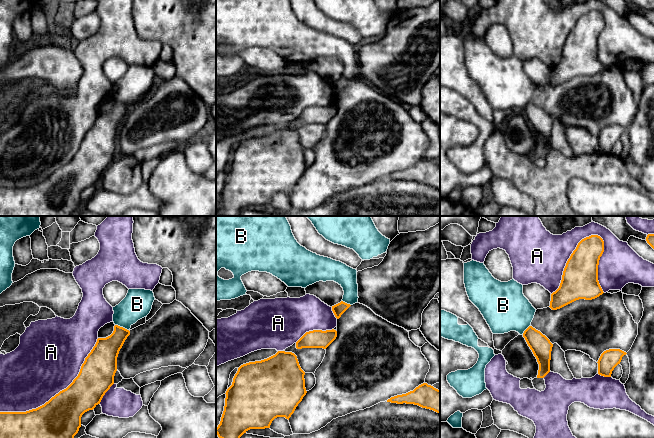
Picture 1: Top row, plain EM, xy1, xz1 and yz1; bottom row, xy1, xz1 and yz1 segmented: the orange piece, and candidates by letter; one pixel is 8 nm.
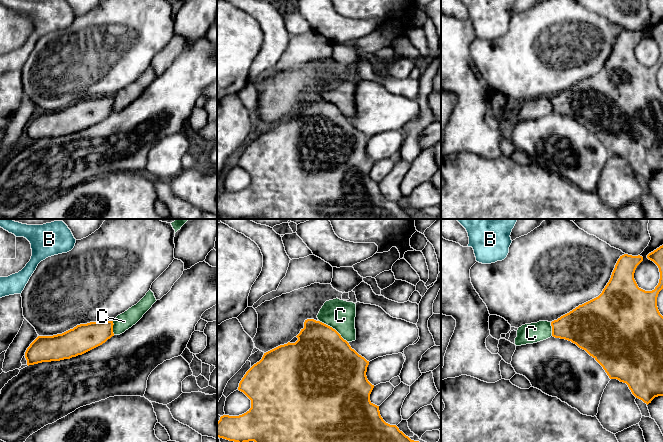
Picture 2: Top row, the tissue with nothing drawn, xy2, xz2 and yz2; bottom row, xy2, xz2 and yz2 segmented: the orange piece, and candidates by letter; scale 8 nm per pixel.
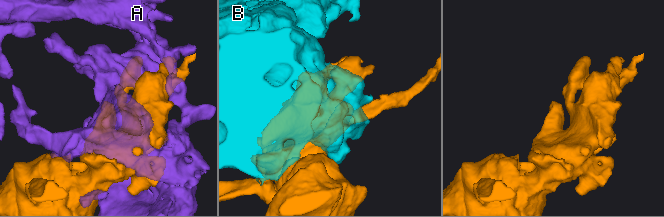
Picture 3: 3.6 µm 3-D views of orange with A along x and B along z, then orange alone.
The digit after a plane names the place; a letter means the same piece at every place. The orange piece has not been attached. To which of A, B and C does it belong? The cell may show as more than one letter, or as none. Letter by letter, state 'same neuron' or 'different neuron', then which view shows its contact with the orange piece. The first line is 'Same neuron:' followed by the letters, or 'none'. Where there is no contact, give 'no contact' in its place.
Same neuron: C
A: different neuron; contact in yz1
B: different neuron; contact in xy1
C: same neuron; contact in xz2

